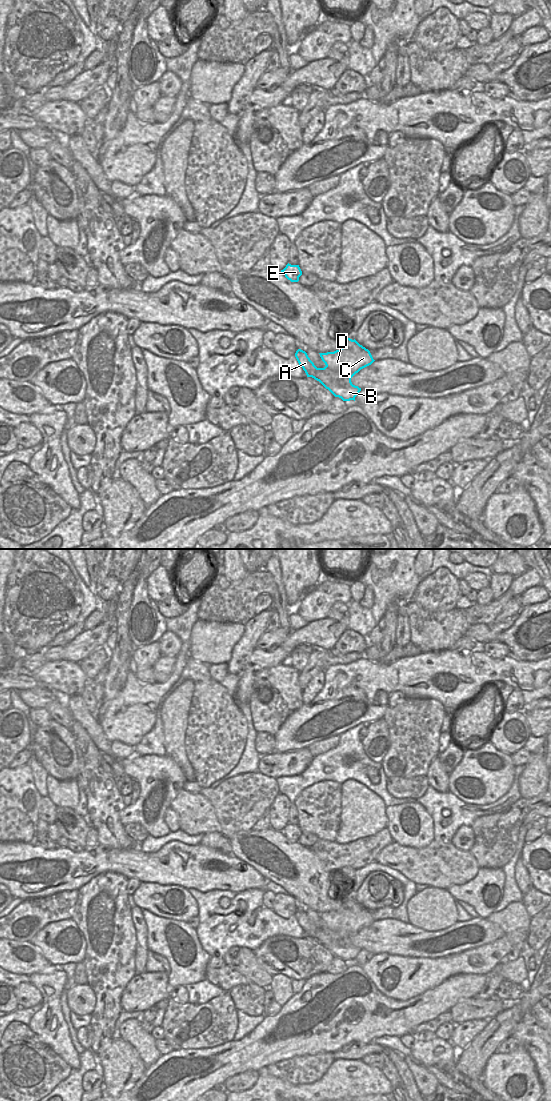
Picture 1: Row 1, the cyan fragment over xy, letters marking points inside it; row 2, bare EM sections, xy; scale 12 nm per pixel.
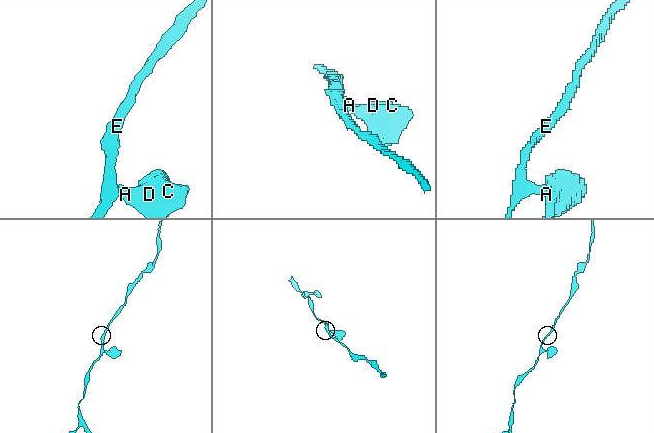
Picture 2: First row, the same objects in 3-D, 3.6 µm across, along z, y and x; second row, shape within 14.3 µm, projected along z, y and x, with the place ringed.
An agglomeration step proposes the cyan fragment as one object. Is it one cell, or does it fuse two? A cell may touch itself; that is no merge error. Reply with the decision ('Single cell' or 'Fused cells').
Single cell.

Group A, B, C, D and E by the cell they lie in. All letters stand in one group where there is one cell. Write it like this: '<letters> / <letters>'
A B C D E

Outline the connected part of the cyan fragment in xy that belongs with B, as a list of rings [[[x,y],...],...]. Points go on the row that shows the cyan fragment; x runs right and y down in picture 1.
[[[347,337],[341,349],[319,354],[326,365],[324,368],[317,368],[307,353],[301,349],[296,351],[295,357],[307,377],[319,381],[335,397],[343,401],[355,401],[361,388],[353,385],[351,378],[375,361],[370,351],[355,339]]]

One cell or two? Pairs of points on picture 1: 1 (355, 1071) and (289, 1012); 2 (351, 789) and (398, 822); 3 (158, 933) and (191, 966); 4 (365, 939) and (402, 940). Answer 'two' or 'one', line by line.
1: two
2: two
3: one
4: one

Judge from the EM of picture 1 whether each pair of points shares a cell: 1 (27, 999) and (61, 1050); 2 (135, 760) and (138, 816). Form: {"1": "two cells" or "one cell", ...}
{"1": "two cells", "2": "one cell"}

